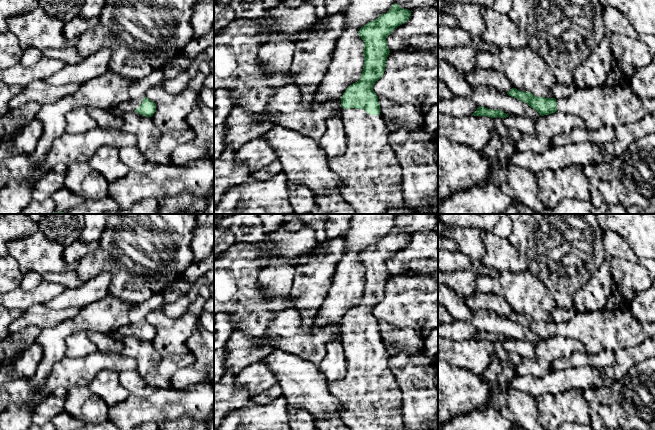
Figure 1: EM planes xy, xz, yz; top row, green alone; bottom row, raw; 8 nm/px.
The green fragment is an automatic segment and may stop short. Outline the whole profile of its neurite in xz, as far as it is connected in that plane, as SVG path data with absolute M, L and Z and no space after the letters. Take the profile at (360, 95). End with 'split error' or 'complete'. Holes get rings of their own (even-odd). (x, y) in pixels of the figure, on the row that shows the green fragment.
M394 3L390 10L376 20L368 22L358 31L364 42L364 66L360 80L350 85L342 95L342 121L347 134L347 148L337 157L328 158L329 168L338 175L343 188L340 191L344 202L358 214L386 214L389 209L405 205L402 191L396 186L401 182L402 168L388 144L389 130L380 115L378 96L373 90L376 81L382 78L390 53L387 36L395 28L407 22L410 10Z | split error

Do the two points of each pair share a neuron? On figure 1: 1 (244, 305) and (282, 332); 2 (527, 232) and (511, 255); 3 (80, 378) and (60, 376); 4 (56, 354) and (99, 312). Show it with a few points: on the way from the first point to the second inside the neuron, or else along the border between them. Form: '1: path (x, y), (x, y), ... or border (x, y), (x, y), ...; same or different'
1: border (288, 308), (280, 311), (267, 325), (264, 332); different
2: border (507, 238), (525, 257), (529, 267); different
3: path (75, 376), (65, 376); same
4: path (57, 340), (73, 324), (85, 320); same

